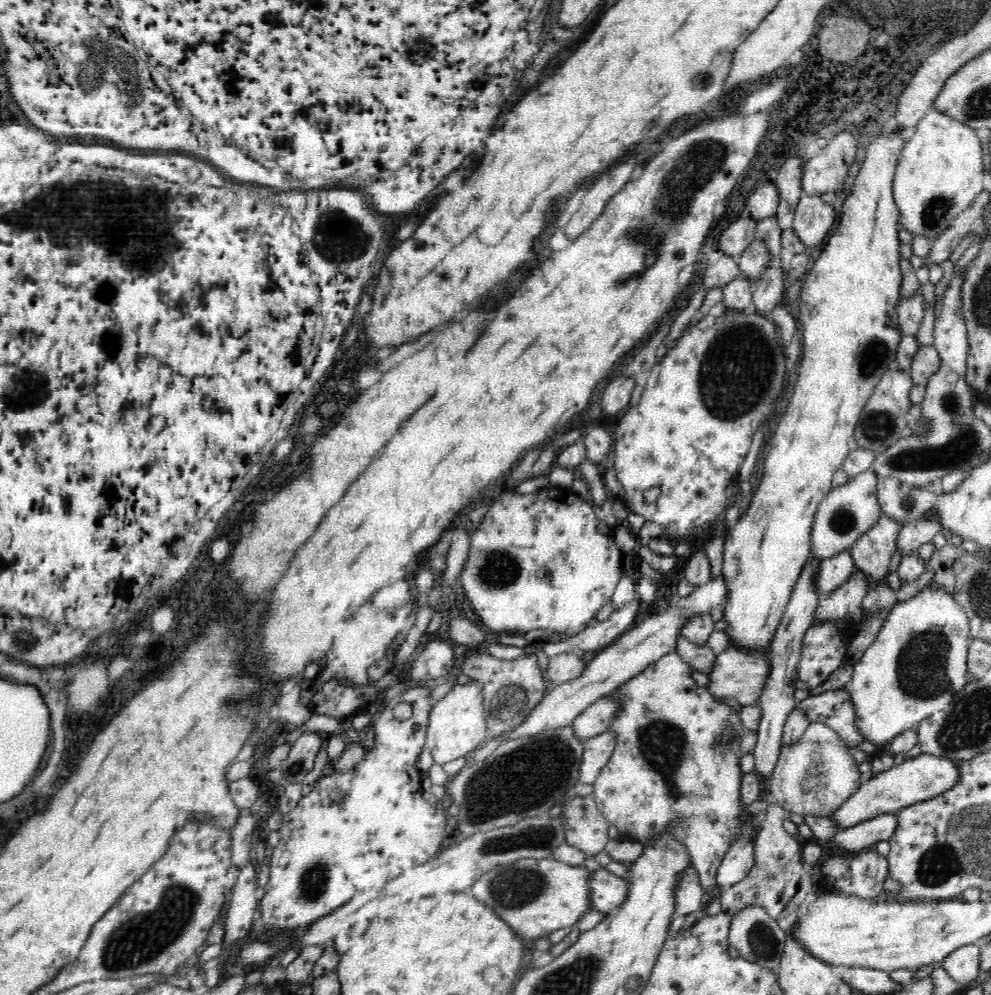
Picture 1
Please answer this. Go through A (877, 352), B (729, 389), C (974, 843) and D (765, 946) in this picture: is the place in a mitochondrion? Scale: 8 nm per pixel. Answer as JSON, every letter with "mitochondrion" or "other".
{"A":"mitochondrion","B":"mitochondrion","C":"mitochondrion","D":"mitochondrion"}

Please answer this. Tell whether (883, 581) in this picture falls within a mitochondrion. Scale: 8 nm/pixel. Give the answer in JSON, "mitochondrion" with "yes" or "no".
{"mitochondrion":"no"}

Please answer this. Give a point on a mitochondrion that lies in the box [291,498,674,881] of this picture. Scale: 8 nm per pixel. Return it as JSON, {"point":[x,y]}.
{"point":[519,782]}

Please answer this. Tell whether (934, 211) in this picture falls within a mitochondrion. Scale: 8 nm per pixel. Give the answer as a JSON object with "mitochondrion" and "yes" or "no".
{"mitochondrion":"yes"}

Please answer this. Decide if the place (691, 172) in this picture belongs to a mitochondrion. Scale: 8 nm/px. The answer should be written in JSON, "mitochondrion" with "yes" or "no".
{"mitochondrion":"yes"}

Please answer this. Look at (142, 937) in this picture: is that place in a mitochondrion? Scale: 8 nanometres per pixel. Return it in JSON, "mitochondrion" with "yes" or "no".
{"mitochondrion":"yes"}

